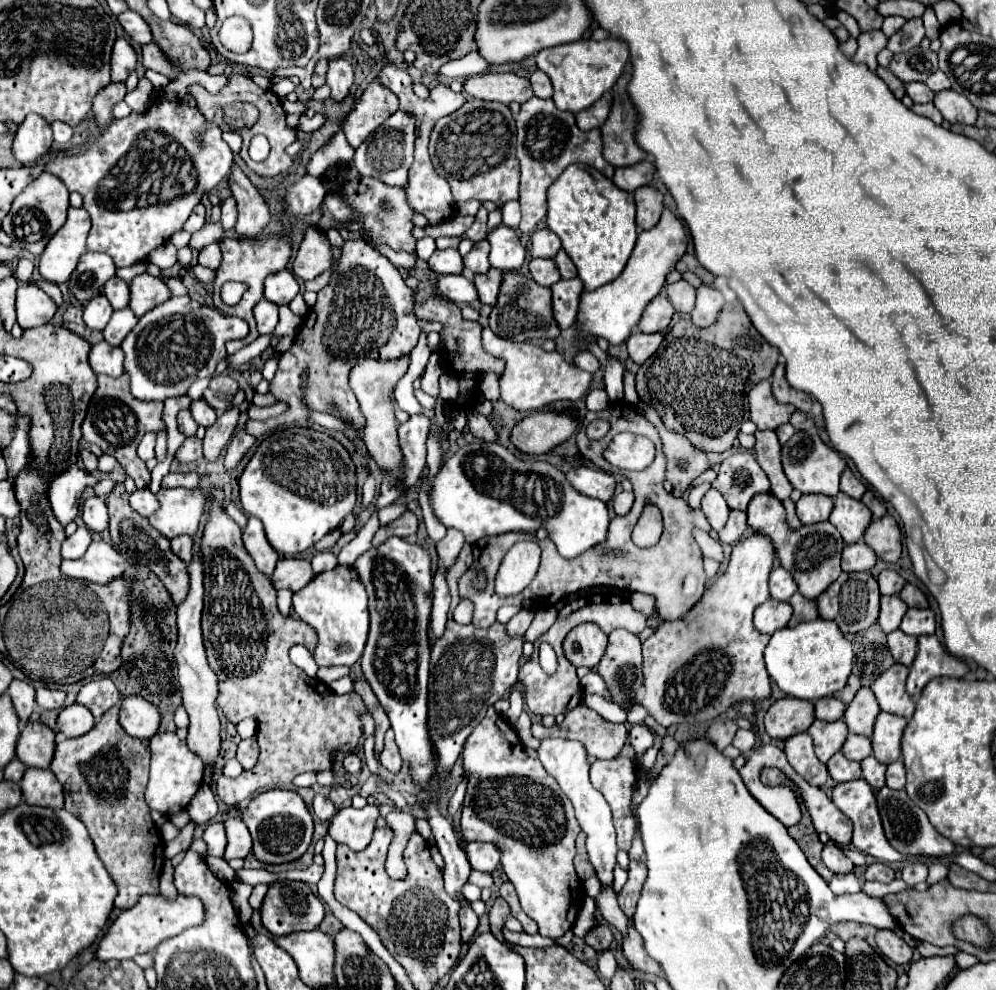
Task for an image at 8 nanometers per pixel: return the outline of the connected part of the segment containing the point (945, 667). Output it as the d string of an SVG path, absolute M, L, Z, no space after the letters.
M921 635L917 645L917 657L911 665L909 677L907 677L907 693L911 697L919 697L921 689L935 677L947 675L947 677L961 677L965 673L965 665L945 653L939 639L935 635Z

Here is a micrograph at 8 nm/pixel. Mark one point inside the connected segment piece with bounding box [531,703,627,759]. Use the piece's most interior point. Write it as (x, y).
(602, 740)

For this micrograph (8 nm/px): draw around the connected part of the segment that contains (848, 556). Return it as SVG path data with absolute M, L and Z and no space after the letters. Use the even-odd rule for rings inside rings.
M863 541L845 545L841 555L841 569L843 571L869 571L875 565L875 553Z

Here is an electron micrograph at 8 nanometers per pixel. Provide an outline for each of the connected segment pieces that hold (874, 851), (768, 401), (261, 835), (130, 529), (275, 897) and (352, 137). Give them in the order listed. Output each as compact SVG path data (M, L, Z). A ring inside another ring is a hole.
M855 779L855 781L847 781L847 783L835 785L833 793L831 793L831 799L839 807L839 811L845 813L851 819L851 823L853 823L853 839L851 839L851 843L859 851L863 851L865 855L871 855L871 857L875 857L879 861L885 861L885 863L893 863L893 861L921 861L921 857L917 857L917 855L903 855L903 853L895 851L887 843L883 827L881 827L879 811L877 811L875 793L873 793L873 789L869 787L869 783L865 779Z
M763 381L749 391L749 411L751 411L751 421L757 425L757 429L775 431L783 423L789 423L789 417L793 415L795 407L777 403L771 393L771 383Z
M271 789L257 795L243 811L243 821L253 835L253 855L263 863L289 863L299 859L313 837L313 819L295 791Z
M115 483L113 491L107 497L107 509L109 509L109 517L111 517L109 529L111 529L113 545L121 553L133 557L137 563L143 563L147 569L151 569L161 579L165 589L169 591L173 605L179 607L185 601L187 591L189 591L189 573L187 573L187 565L171 551L169 539L163 537L159 531L155 531L155 527L151 527L151 523L145 517L141 517L135 509L131 509L129 495L127 495L123 483Z
M277 879L269 885L269 891L261 905L261 921L267 931L273 935L289 935L293 931L311 931L317 929L319 923L325 917L325 909L321 899L309 889L303 881L291 881L291 879Z
M371 81L357 101L355 109L345 117L341 131L345 133L349 145L357 149L369 133L373 133L387 117L391 117L399 109L399 101L391 91L379 85L379 81Z

